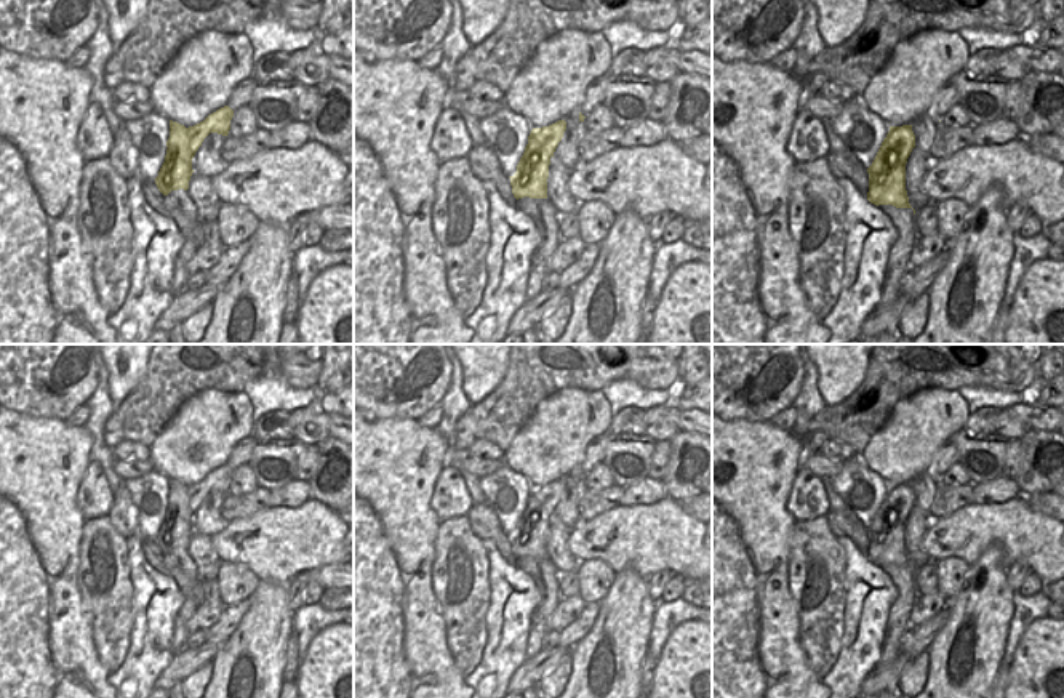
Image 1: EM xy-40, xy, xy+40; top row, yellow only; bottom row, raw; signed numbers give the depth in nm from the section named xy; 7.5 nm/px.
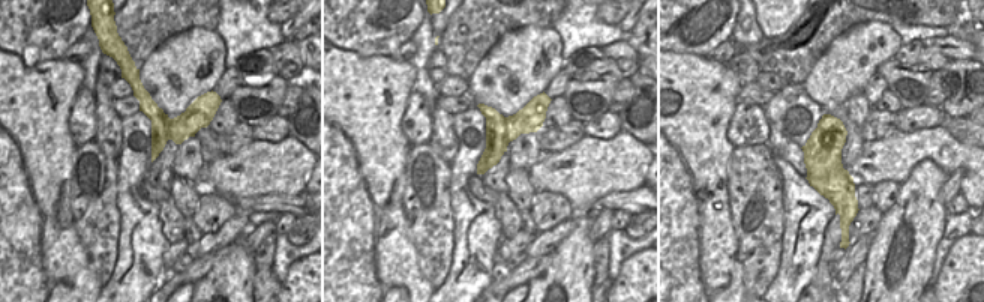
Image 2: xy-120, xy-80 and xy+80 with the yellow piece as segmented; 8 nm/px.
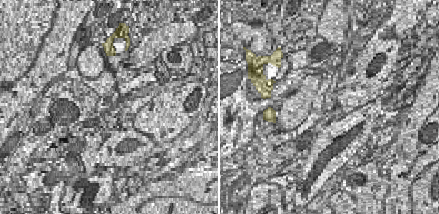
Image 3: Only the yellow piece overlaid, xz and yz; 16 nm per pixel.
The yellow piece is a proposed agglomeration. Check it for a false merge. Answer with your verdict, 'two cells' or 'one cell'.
two cells

